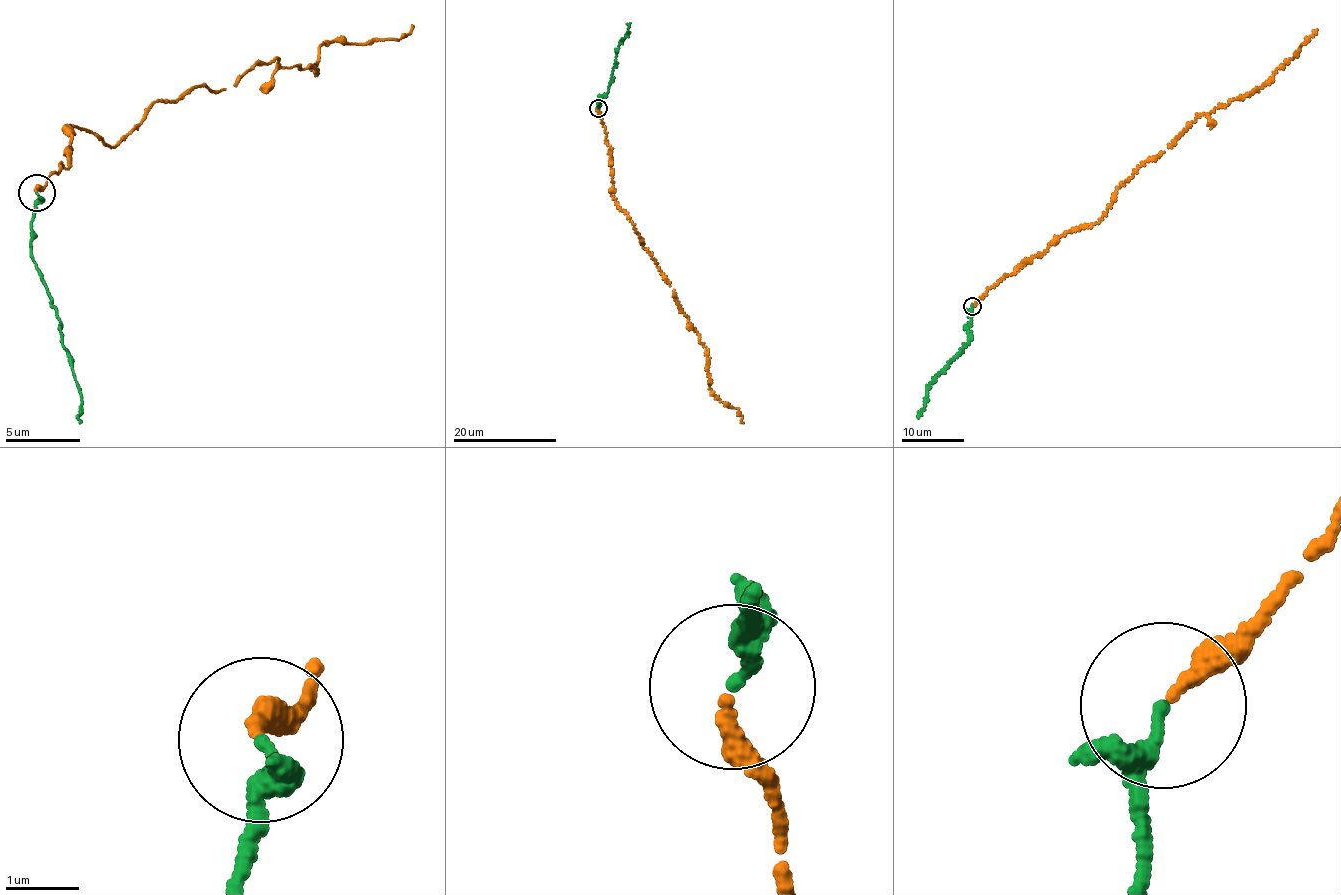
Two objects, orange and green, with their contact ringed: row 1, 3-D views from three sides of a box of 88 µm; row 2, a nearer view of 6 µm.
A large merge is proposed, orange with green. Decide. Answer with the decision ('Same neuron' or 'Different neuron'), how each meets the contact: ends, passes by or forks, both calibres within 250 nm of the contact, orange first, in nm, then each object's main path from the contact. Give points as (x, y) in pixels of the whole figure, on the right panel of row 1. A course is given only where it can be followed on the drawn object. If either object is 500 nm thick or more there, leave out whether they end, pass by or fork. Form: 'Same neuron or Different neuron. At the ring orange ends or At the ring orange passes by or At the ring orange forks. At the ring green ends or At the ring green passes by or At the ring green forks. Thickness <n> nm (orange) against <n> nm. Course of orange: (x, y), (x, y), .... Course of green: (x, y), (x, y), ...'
Same neuron. At the ring orange ends. At the ring green passes by. Thickness 280 nm (orange) against 140 nm. Course of orange: (973, 305), (1056, 238), (1096, 224), (1113, 193), (1142, 164), (1200, 114), (1263, 86), (1317, 29). Course of green: (973, 305), (970, 342), (936, 376), (928, 390), (925, 406), (919, 417)

